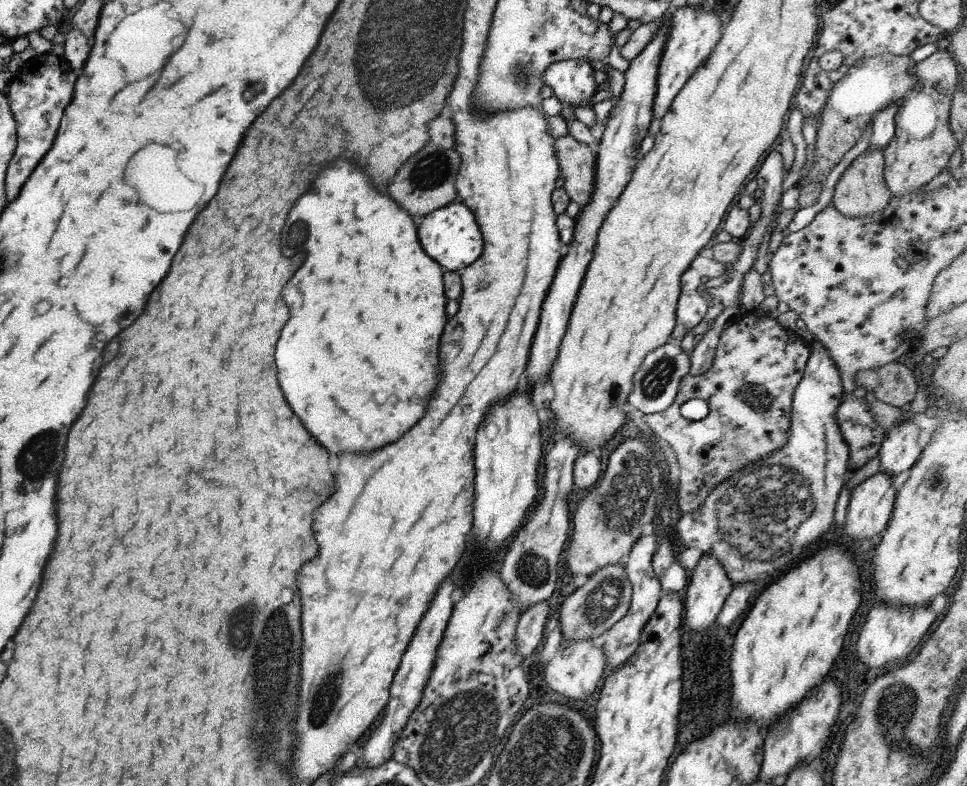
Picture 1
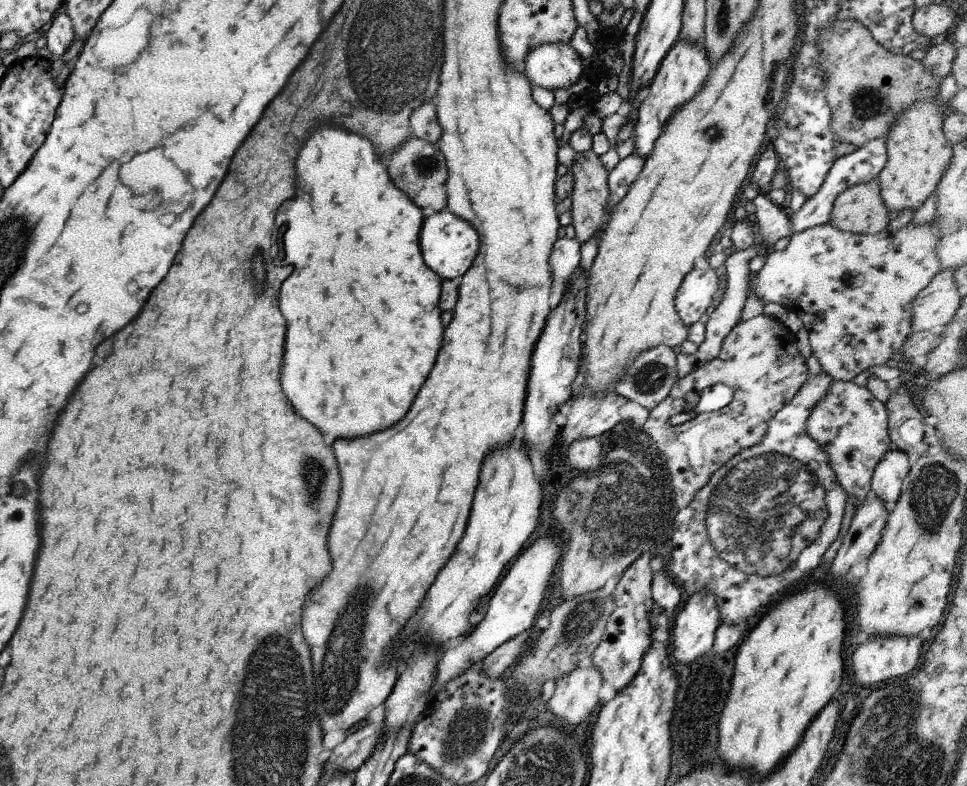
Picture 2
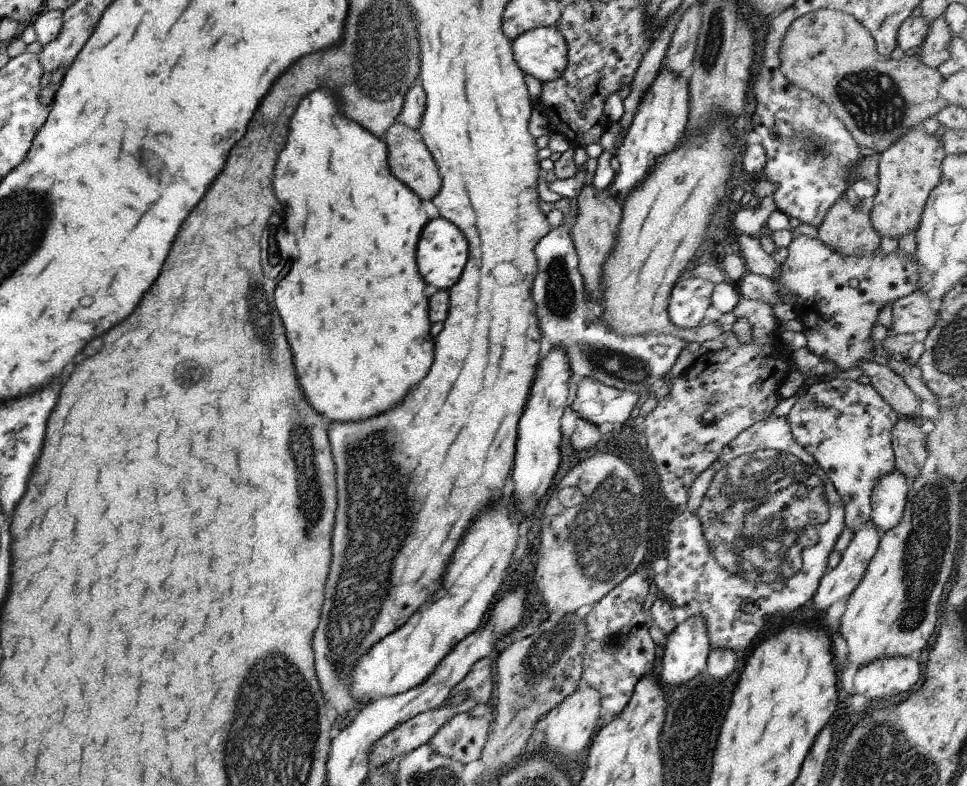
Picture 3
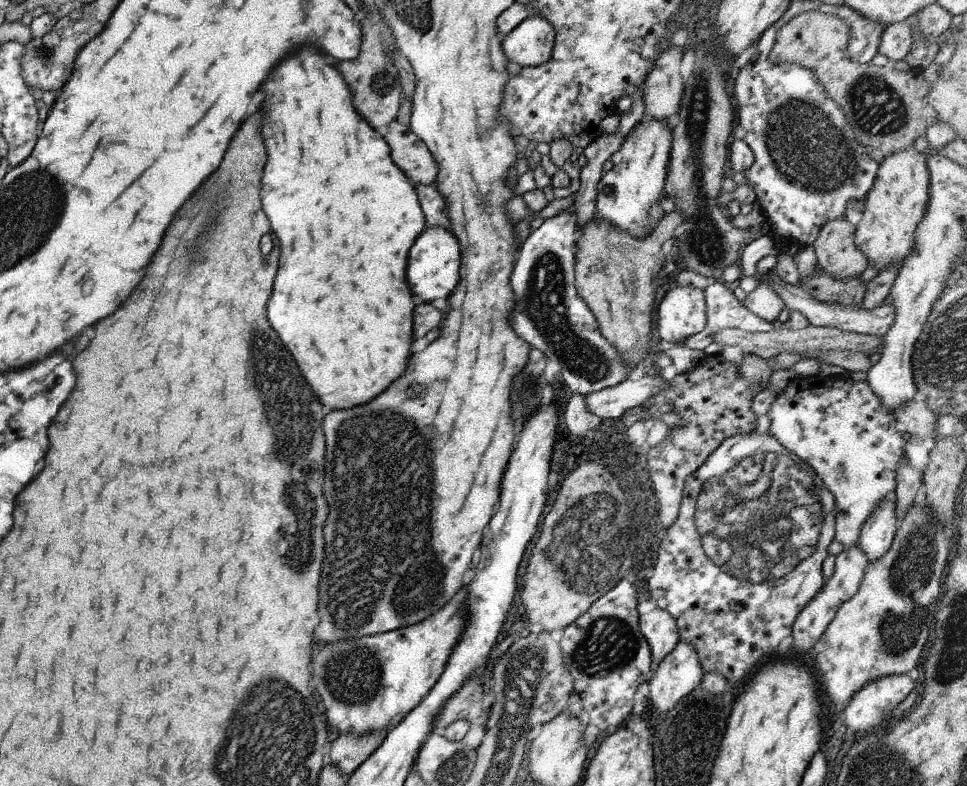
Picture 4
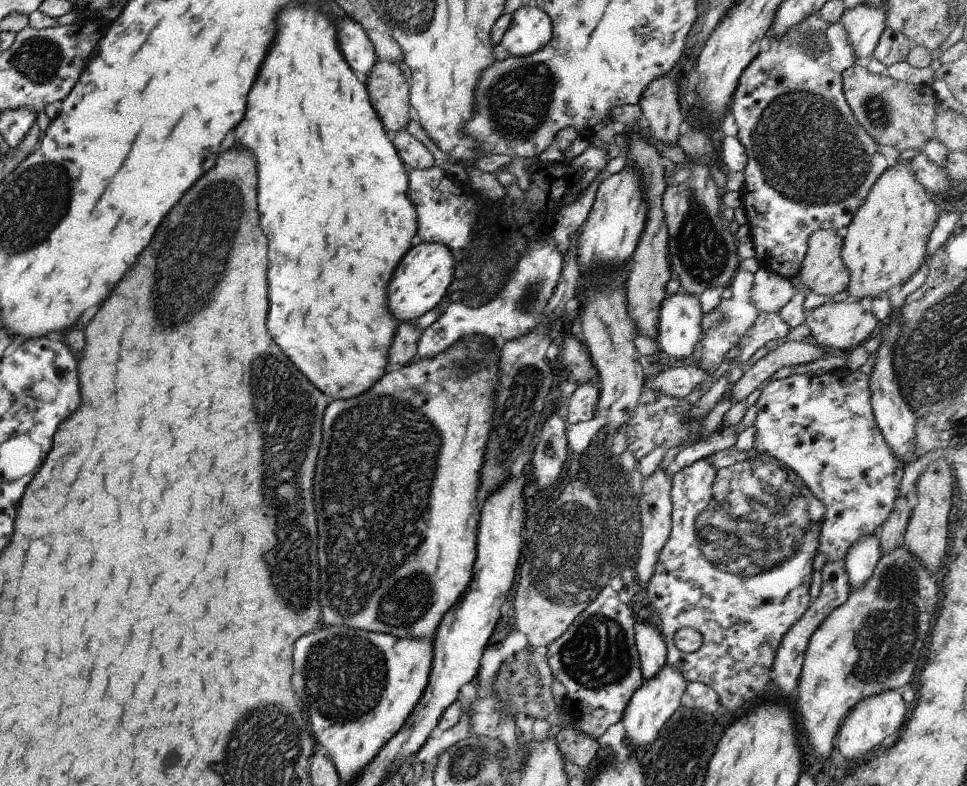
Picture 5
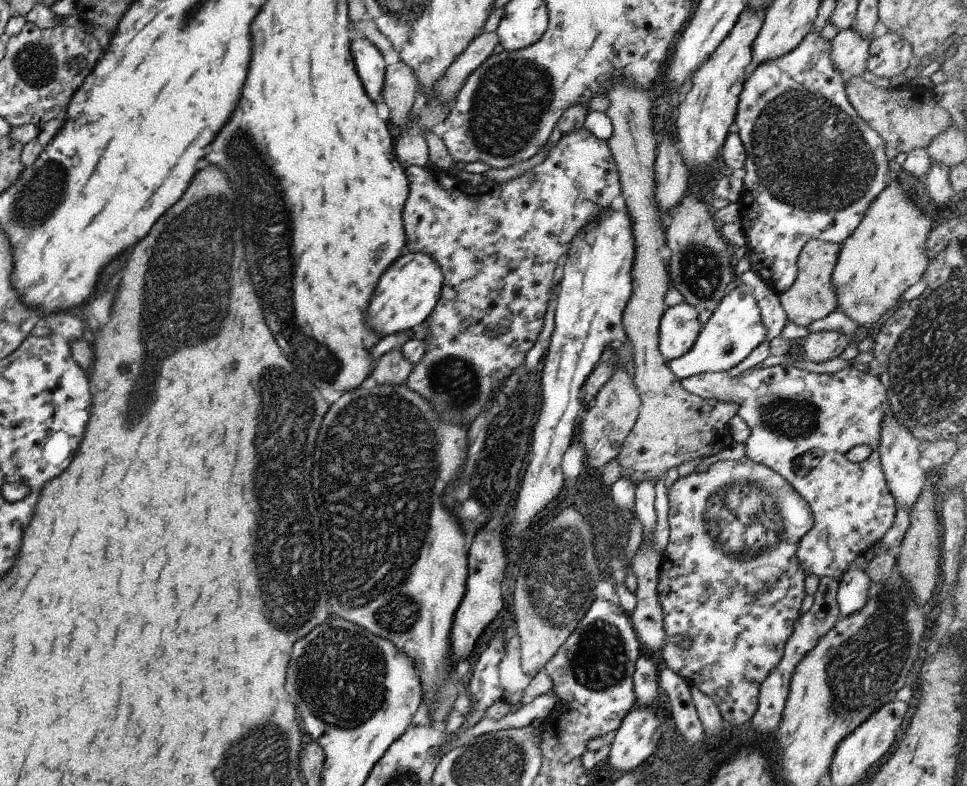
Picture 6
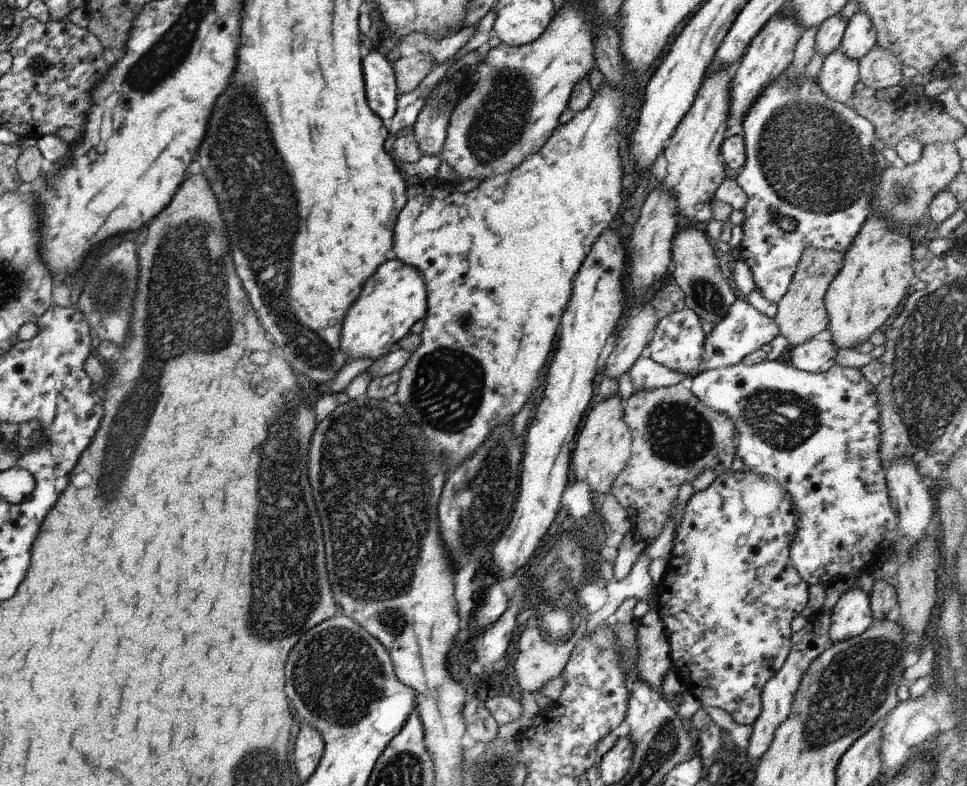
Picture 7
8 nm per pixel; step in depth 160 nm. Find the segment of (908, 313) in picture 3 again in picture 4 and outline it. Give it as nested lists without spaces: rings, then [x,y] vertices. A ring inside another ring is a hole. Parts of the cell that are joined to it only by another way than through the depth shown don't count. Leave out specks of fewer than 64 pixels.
[[[769,271],[763,276],[757,276],[757,278],[761,278],[767,286],[771,286],[771,290],[777,294],[778,298],[783,300],[783,304],[785,304],[790,311],[797,311],[804,315],[807,321],[809,321],[809,325],[813,327],[829,327],[841,330],[841,332],[853,332],[855,334],[865,334],[865,336],[883,337],[885,332],[889,330],[889,326],[893,324],[895,310],[893,310],[891,303],[865,310],[857,306],[843,306],[843,304],[833,304],[833,302],[819,302],[819,300],[811,298],[800,286],[785,284],[774,271]]]

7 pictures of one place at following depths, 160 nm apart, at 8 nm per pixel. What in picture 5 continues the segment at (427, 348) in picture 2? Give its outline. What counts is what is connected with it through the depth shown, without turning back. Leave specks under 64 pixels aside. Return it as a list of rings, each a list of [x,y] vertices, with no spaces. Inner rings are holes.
[[[305,4],[305,6],[295,6],[295,8],[285,8],[285,10],[281,10],[279,16],[277,16],[277,32],[275,32],[273,44],[271,44],[271,48],[269,48],[269,52],[267,52],[267,56],[265,56],[261,68],[259,68],[259,74],[257,74],[257,78],[255,78],[255,82],[253,82],[249,94],[247,94],[245,116],[243,116],[243,120],[239,122],[239,126],[235,126],[234,141],[231,146],[231,148],[237,148],[237,150],[241,148],[241,152],[251,150],[253,156],[255,156],[255,162],[257,162],[257,192],[259,192],[259,196],[257,196],[257,212],[259,212],[259,228],[261,228],[263,234],[267,236],[267,244],[269,244],[269,246],[267,246],[267,262],[269,262],[269,264],[267,264],[267,298],[269,298],[271,302],[269,302],[269,312],[267,312],[267,332],[269,332],[269,336],[273,338],[273,342],[285,352],[285,356],[289,356],[289,360],[305,374],[305,378],[307,378],[313,386],[317,386],[321,392],[341,396],[339,400],[345,400],[345,398],[353,398],[353,396],[363,394],[363,392],[371,388],[383,374],[386,374],[383,369],[387,365],[387,350],[389,350],[390,342],[393,341],[393,336],[396,332],[395,326],[399,323],[393,316],[389,318],[390,312],[387,312],[387,292],[385,292],[385,288],[387,288],[387,284],[389,284],[389,280],[391,280],[391,272],[393,272],[395,266],[399,264],[401,256],[404,256],[404,253],[412,248],[411,238],[415,235],[415,210],[413,210],[413,206],[411,206],[411,202],[409,198],[407,198],[408,169],[404,167],[403,162],[401,162],[399,156],[396,154],[395,148],[389,138],[390,135],[383,130],[383,126],[377,117],[377,112],[375,112],[373,104],[369,102],[366,88],[367,86],[362,81],[357,82],[357,78],[353,76],[353,72],[351,72],[351,70],[347,68],[347,64],[343,62],[343,58],[341,58],[341,54],[339,54],[339,50],[337,50],[333,24],[331,24],[331,20],[329,20],[327,16],[323,16],[321,12],[317,12],[317,10],[315,10],[313,6],[309,6],[309,4]]]

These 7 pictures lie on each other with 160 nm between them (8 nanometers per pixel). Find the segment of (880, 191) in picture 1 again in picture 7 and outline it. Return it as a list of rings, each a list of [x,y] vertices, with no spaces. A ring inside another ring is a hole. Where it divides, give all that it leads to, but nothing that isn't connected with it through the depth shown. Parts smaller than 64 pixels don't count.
[[[807,247],[796,264],[785,294],[776,302],[776,315],[773,320],[778,334],[783,335],[789,345],[800,345],[810,338],[817,337],[827,326],[827,313],[824,307],[824,292],[831,279],[842,265],[842,253]]]

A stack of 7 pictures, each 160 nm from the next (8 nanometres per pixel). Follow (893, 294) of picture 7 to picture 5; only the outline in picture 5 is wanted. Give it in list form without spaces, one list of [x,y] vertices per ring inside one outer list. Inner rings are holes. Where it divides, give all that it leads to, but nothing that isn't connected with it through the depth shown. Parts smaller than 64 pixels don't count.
[[[896,161],[894,163],[891,162],[891,168],[887,168],[881,176],[879,176],[878,180],[875,180],[873,186],[869,190],[863,205],[855,212],[851,223],[845,228],[844,231],[841,232],[843,246],[841,246],[841,250],[839,250],[839,258],[841,258],[843,262],[843,266],[847,268],[847,272],[849,272],[849,282],[847,282],[847,286],[845,286],[845,291],[848,292],[848,296],[854,297],[856,300],[859,300],[869,297],[872,300],[875,298],[879,298],[879,296],[887,297],[888,294],[894,292],[899,287],[901,287],[911,276],[917,271],[917,269],[923,264],[924,258],[926,257],[926,242],[928,241],[928,236],[933,228],[936,226],[936,220],[938,218],[939,209],[935,206],[933,202],[928,197],[927,190],[924,189],[918,181],[916,181],[915,175],[910,171],[908,162],[904,161]]]

